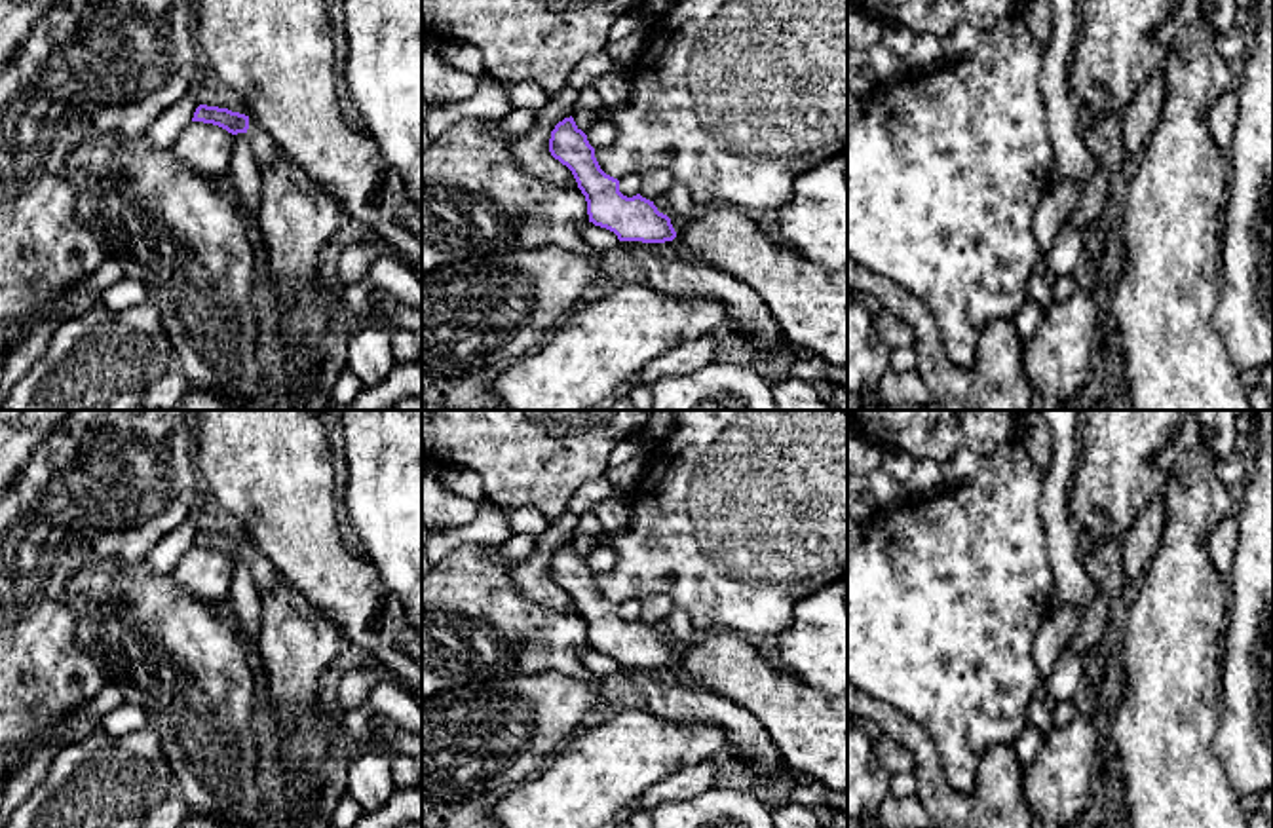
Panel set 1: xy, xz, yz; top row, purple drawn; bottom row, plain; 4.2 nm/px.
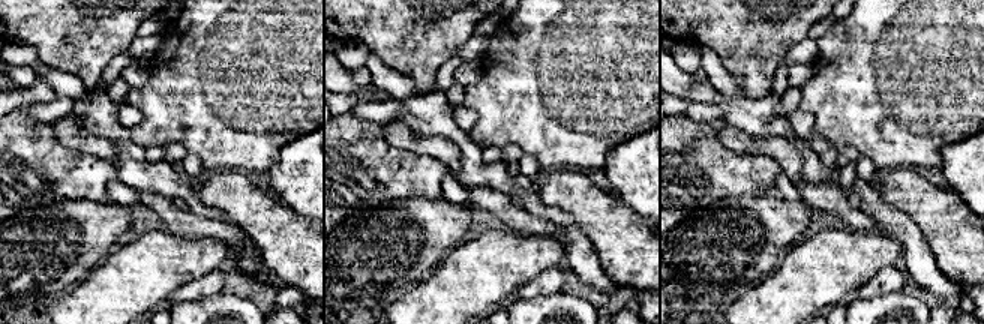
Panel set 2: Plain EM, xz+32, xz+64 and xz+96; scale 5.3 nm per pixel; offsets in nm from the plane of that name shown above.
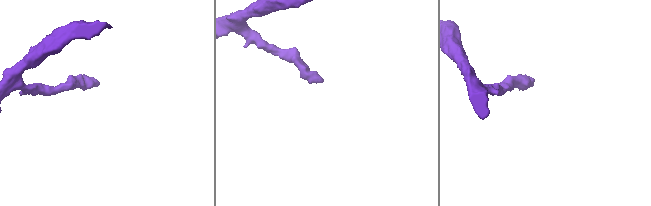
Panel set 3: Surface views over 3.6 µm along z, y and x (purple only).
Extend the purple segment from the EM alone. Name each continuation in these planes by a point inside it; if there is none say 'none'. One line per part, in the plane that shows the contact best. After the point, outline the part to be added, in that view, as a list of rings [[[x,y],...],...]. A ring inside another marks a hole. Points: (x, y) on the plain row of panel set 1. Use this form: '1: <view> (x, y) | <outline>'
1: xy (265, 574) | [[[249,543],[247,564],[258,591],[268,591],[281,581],[274,562],[253,543]]]

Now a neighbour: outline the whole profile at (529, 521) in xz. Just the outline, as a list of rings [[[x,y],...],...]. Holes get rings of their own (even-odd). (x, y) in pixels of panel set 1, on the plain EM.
[[[536,507],[500,509],[504,511],[513,536],[532,536],[538,539],[549,526],[547,518]]]

